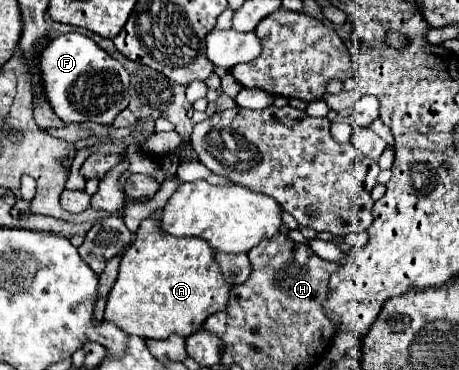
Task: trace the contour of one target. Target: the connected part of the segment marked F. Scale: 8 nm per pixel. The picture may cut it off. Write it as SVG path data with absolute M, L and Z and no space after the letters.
M77 31L49 41L41 53L41 83L53 113L65 123L113 123L129 105L129 73L93 39Z

